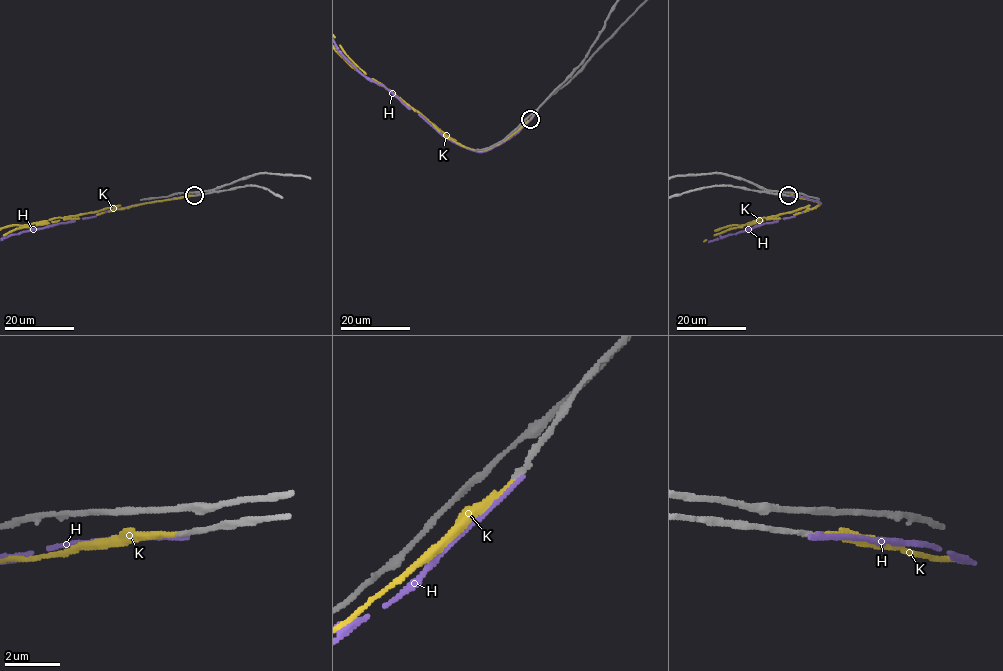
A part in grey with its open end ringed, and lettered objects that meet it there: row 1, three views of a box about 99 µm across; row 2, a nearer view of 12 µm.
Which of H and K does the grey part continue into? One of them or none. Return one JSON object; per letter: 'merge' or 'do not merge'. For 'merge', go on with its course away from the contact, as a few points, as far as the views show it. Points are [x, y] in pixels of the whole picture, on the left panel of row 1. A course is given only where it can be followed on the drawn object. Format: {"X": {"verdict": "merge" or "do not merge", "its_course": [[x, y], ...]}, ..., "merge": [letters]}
{"H": {"verdict": "do not merge"}, "K": {"verdict": "merge"}, "merge": ["K"]}

